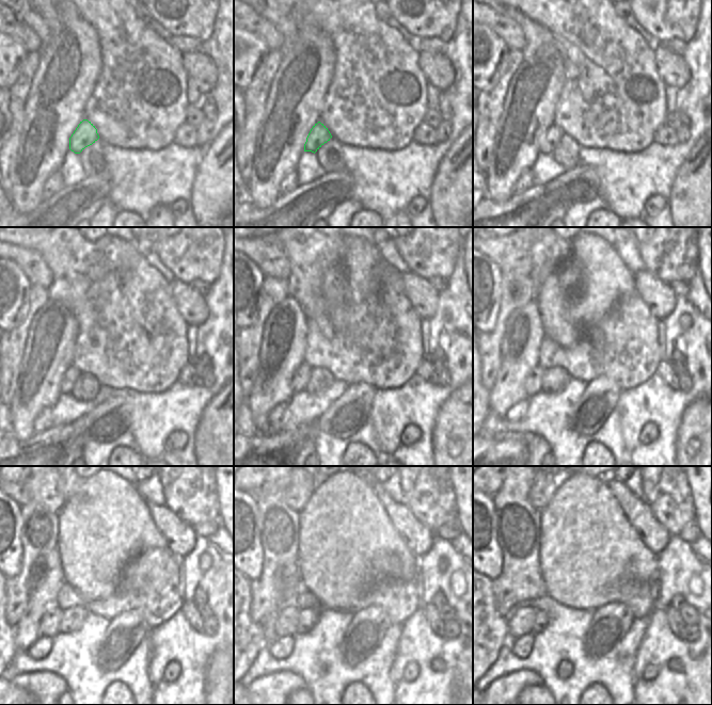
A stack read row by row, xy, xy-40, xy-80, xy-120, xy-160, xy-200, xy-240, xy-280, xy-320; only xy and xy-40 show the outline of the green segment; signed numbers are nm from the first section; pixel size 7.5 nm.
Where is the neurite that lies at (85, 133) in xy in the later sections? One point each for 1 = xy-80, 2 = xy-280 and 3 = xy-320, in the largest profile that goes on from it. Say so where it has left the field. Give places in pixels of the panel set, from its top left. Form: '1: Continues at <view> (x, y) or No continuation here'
1: Continues at xy-80 (548, 142)
2: Continues at xy-280 (286, 623)
3: Continues at xy-320 (520, 622)

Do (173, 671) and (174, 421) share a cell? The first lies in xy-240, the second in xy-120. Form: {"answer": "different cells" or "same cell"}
{"answer": "different cells"}

